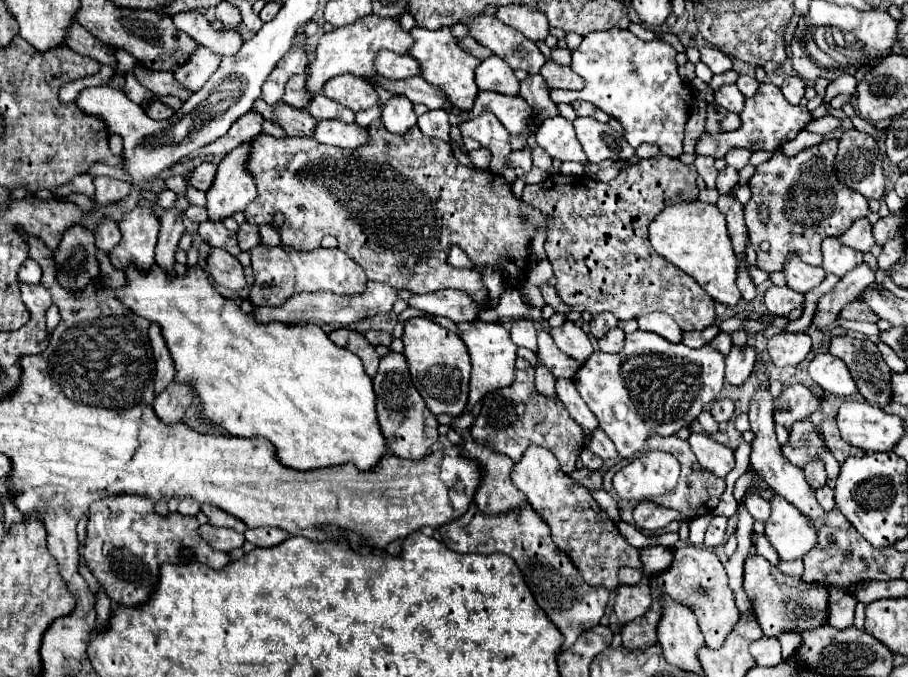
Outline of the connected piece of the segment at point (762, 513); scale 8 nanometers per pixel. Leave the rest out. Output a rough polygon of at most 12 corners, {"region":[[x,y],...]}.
{"region":[[756,491],[744,497],[754,519],[764,523],[770,517],[770,505]]}

